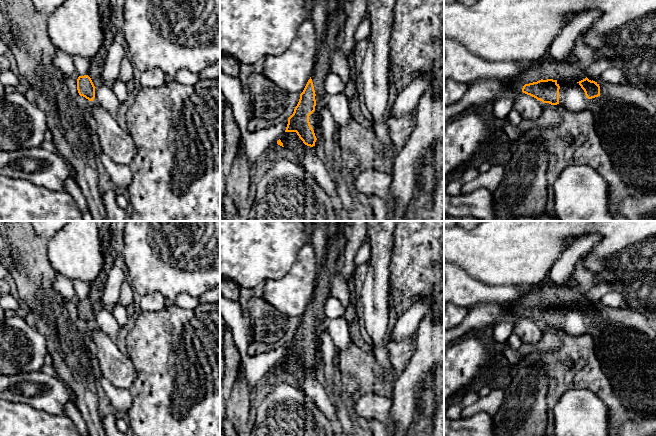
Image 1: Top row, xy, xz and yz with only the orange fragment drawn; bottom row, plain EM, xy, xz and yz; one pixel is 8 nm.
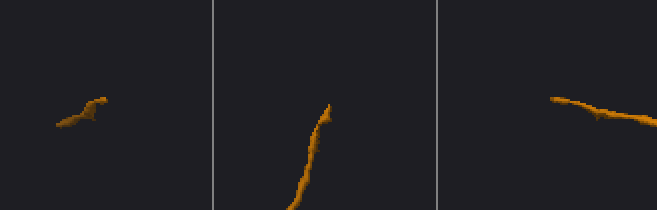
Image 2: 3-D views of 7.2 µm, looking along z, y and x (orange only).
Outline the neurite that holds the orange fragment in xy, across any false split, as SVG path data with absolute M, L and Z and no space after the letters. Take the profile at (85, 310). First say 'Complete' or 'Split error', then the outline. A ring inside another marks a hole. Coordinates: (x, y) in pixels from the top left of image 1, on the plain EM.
Complete. M88 299L79 300L77 303L77 314L80 320L85 321L89 325L95 322L95 310Z

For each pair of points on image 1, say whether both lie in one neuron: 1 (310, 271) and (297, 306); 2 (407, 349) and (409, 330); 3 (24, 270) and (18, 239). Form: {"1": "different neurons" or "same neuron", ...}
{"1": "same neuron", "2": "different neurons", "3": "same neuron"}

